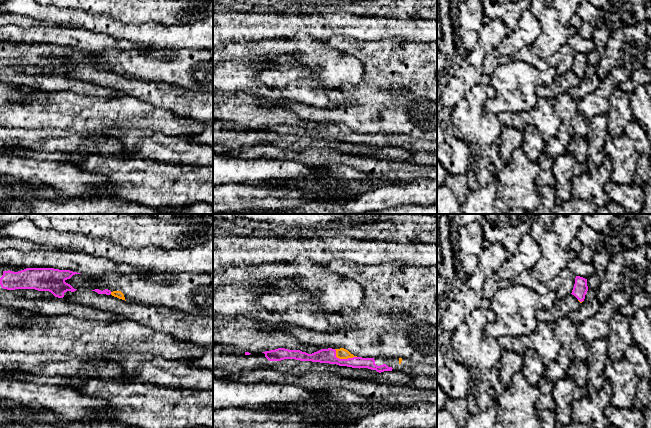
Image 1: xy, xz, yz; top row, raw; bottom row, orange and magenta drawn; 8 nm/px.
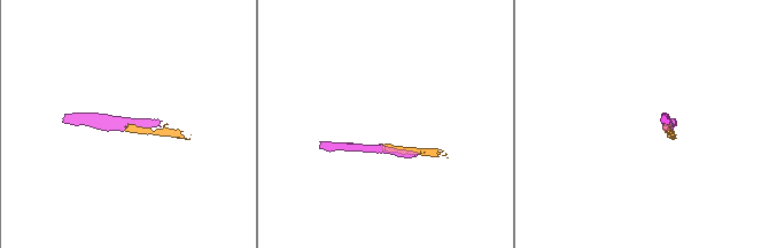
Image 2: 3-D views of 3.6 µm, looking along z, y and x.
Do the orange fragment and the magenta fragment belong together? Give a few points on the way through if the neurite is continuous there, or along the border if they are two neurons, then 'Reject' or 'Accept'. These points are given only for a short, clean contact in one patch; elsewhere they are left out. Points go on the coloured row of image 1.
Accept

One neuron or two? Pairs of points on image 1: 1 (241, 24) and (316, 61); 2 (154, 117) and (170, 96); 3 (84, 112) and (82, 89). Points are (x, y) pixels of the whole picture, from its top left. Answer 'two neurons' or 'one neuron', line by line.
1: two neurons
2: two neurons
3: two neurons

